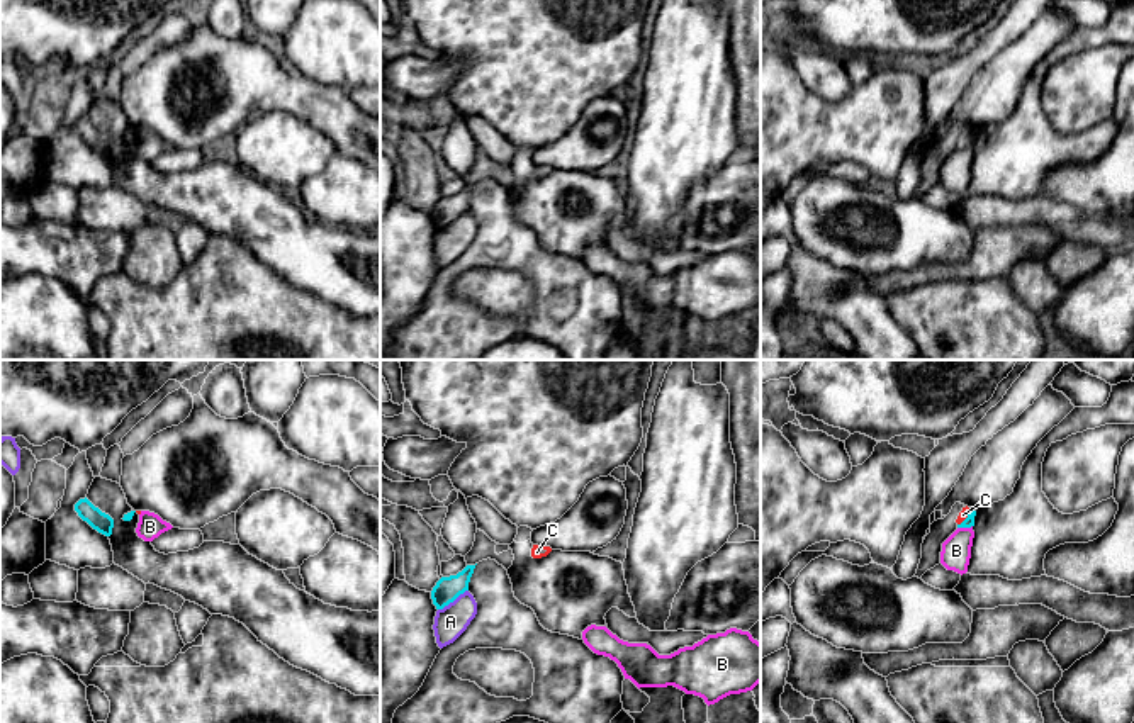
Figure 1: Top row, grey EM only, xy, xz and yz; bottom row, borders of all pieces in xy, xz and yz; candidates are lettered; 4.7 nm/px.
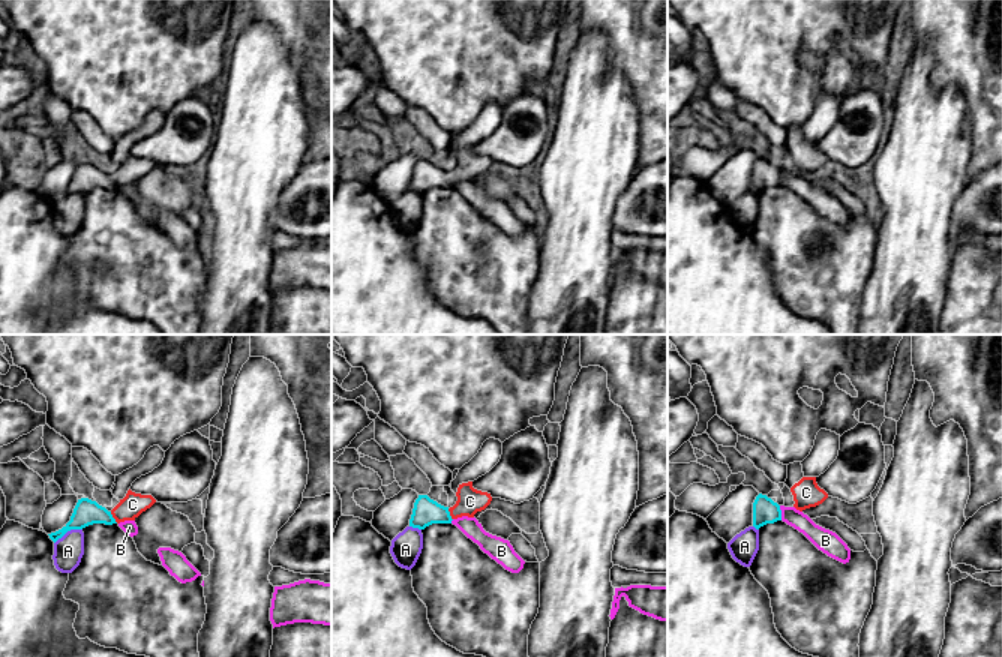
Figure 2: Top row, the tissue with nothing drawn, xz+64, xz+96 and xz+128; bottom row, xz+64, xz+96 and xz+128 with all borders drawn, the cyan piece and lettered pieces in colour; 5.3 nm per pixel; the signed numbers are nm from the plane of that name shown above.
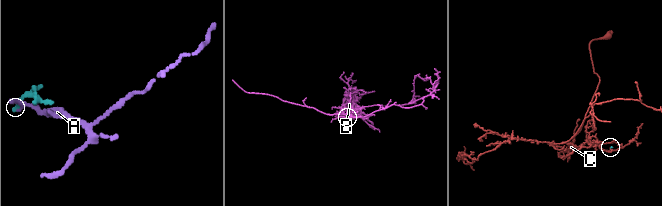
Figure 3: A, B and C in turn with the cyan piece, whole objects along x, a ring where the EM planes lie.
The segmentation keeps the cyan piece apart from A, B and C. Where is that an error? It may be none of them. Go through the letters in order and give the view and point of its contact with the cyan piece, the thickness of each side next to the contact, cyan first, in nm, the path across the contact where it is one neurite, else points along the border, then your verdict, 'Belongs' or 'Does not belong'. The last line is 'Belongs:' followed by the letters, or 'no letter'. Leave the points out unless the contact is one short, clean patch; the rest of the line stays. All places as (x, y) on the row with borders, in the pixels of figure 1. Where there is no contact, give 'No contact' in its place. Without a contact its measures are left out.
A: Touches cyan at xz (452, 601). Thickness 120 nm (cyan) against 150 nm. Does not belong
B: Touches cyan at yz (965, 526). Thickness 50 nm (cyan) against 140 nm. Boundary: yz (971, 525), (958, 528). Does not belong
C: Touches cyan at yz (968, 516). Thickness 50 nm (cyan) against 50 nm. Path across: yz (970, 521), (968, 516), (963, 515). Belongs
Belongs: C

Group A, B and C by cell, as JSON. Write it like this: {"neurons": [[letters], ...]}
{"neurons": [["A"], ["B"], ["C"]]}

